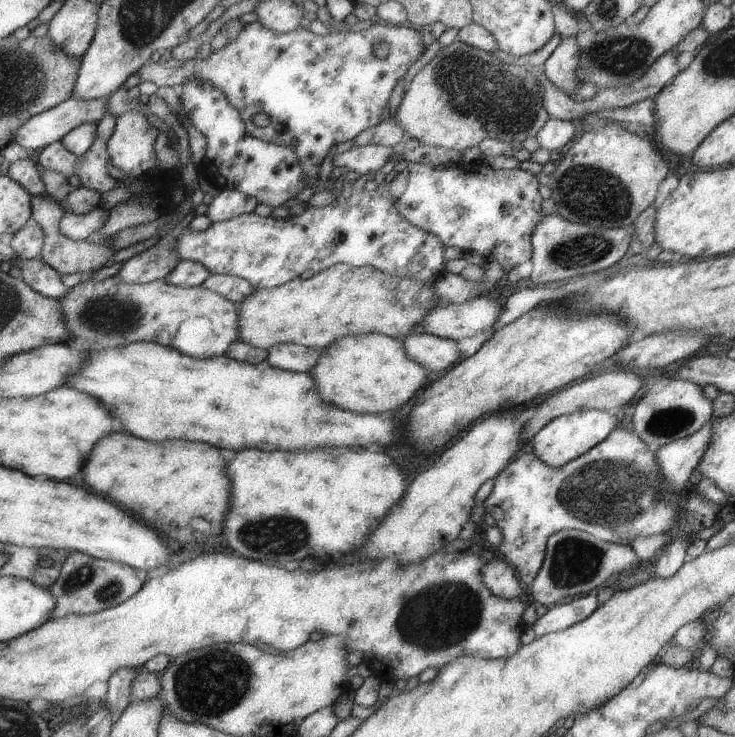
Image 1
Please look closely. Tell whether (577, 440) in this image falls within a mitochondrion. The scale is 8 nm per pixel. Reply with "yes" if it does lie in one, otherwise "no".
no

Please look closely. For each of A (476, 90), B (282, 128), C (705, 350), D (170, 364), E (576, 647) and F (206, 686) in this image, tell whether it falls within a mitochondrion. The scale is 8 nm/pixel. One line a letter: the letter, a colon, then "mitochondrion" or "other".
A: mitochondrion
B: other
C: other
D: other
E: other
F: mitochondrion

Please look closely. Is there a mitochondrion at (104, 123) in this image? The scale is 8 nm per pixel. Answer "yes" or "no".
no

